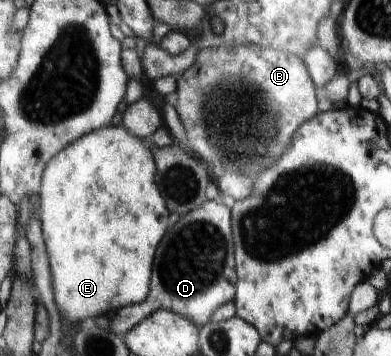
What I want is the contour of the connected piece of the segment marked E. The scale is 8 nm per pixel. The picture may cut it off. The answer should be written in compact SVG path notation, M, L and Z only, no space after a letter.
M125 125L107 127L107 129L101 129L101 131L95 131L91 133L89 137L81 137L77 139L75 143L71 143L65 151L61 151L61 155L53 157L53 163L49 163L44 170L45 173L45 185L41 185L41 205L39 205L39 219L43 223L43 239L45 239L45 245L47 245L47 257L49 257L49 267L51 267L51 283L53 283L53 295L55 295L55 303L57 303L57 309L61 313L65 313L65 319L69 321L83 321L83 319L89 319L89 317L97 317L100 314L105 315L105 311L109 309L122 309L129 305L141 304L141 301L145 300L145 297L149 294L150 278L151 278L151 265L153 265L153 257L155 257L155 249L163 237L163 233L167 231L167 221L169 221L169 211L153 183L153 173L155 173L155 167L153 167L153 159L151 159L151 153L149 149L143 145L141 139L129 135L125 131Z

